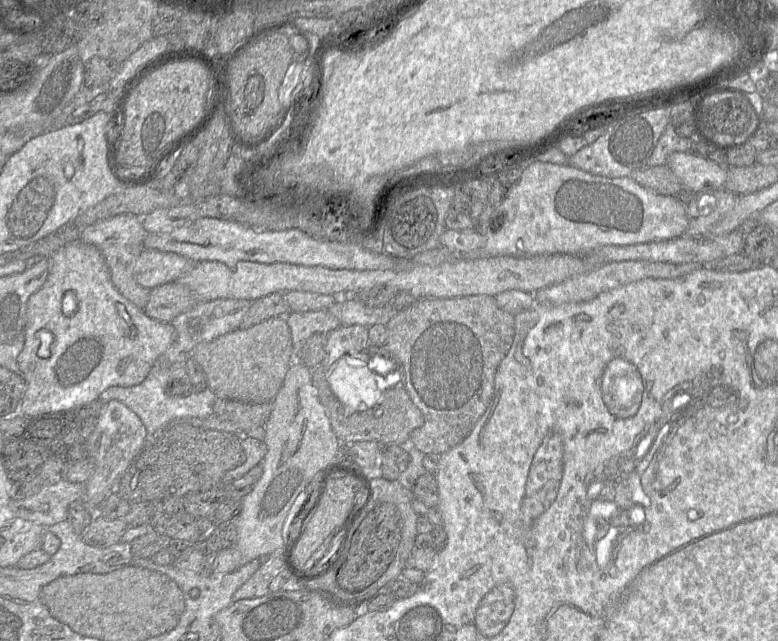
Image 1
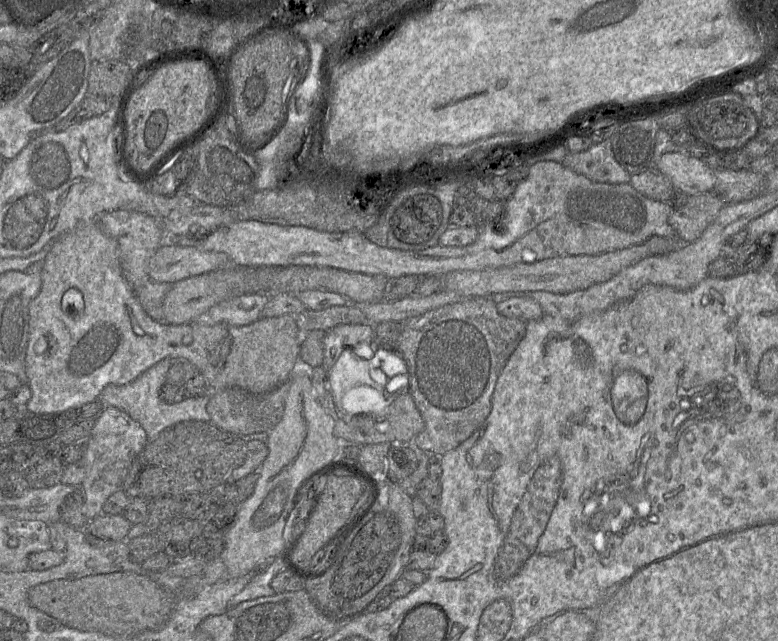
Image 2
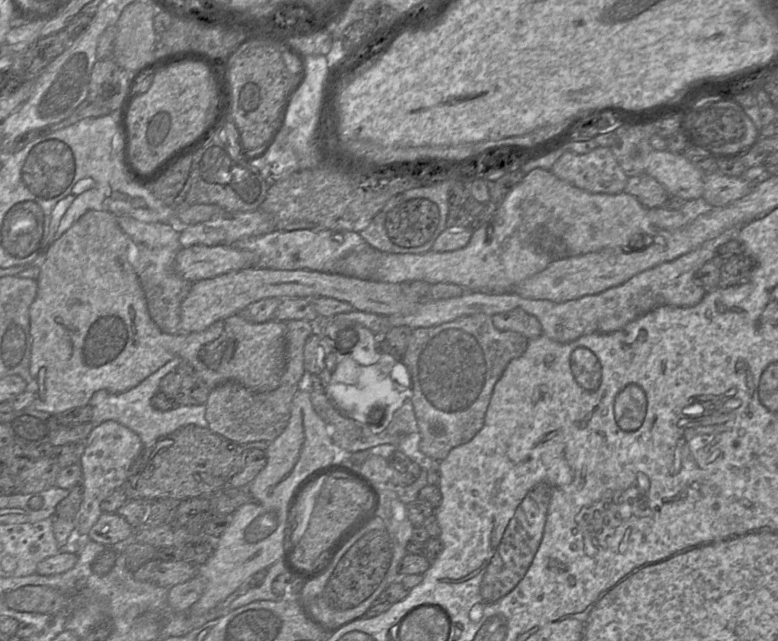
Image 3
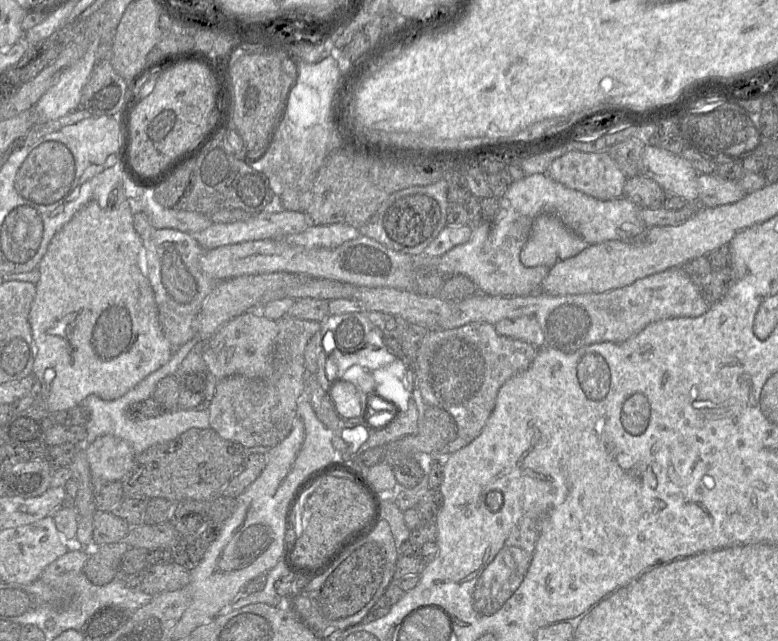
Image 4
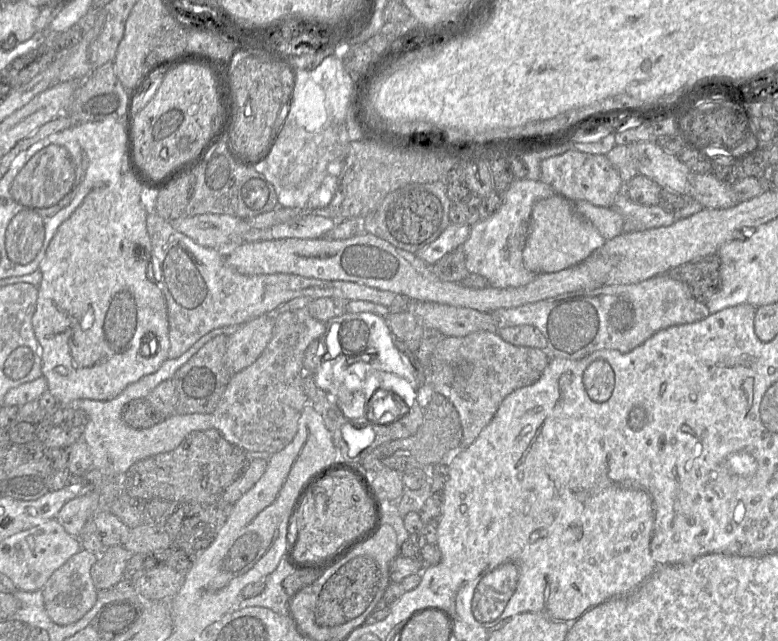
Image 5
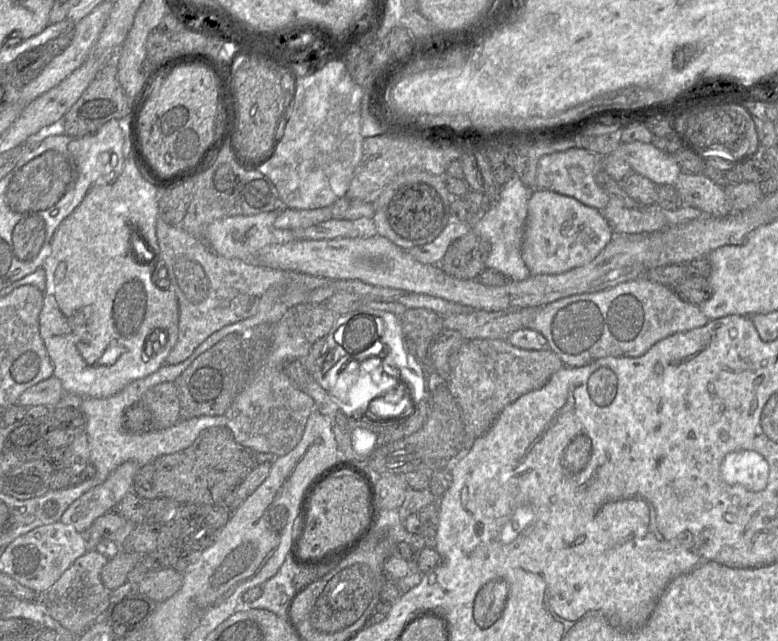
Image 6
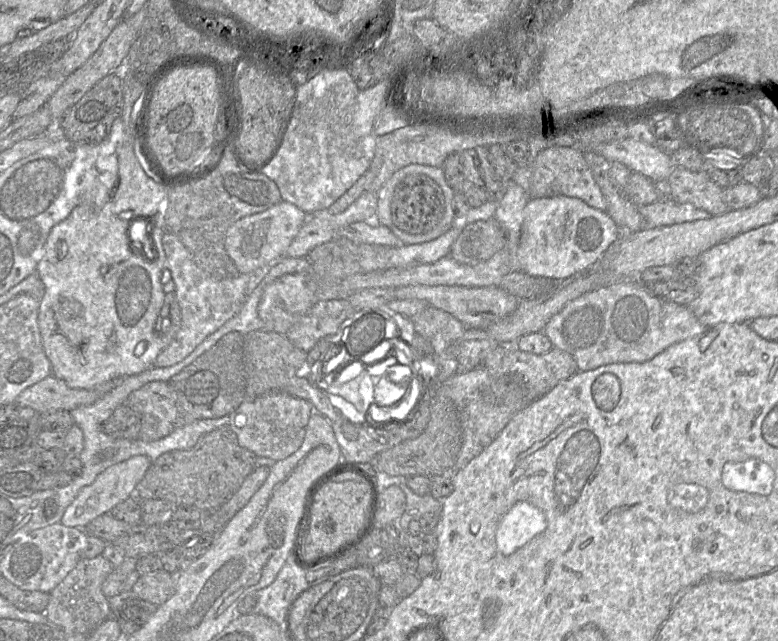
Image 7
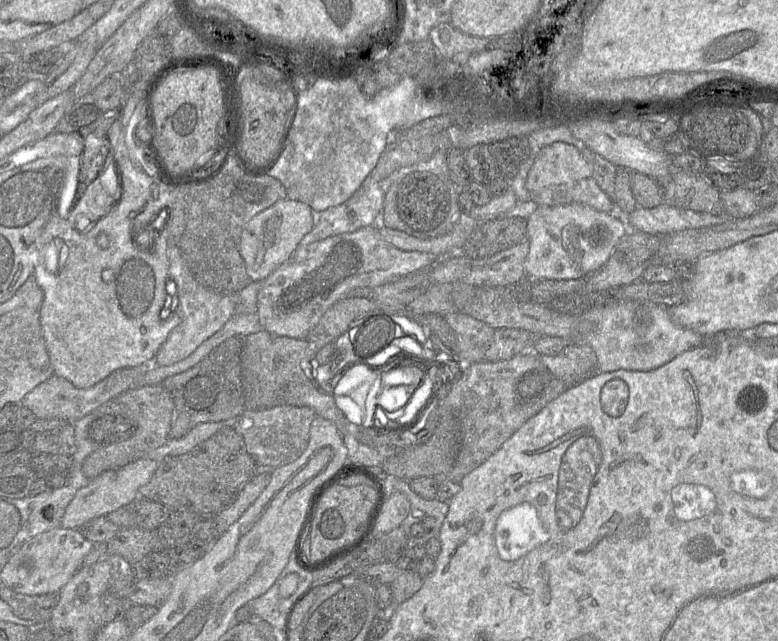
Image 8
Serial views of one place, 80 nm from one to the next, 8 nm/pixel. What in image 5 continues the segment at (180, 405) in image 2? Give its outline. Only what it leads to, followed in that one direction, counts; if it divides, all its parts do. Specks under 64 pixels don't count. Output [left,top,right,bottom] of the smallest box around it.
[61,326,239,478]

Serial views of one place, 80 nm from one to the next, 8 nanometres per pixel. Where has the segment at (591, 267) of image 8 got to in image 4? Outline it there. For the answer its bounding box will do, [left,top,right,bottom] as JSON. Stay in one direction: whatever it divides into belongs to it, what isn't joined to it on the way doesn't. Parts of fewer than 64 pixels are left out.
[520,214,588,268]

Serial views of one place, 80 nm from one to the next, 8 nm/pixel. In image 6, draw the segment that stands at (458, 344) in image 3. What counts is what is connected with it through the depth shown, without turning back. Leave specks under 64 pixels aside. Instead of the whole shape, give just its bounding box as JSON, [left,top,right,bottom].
[447,339,564,449]

